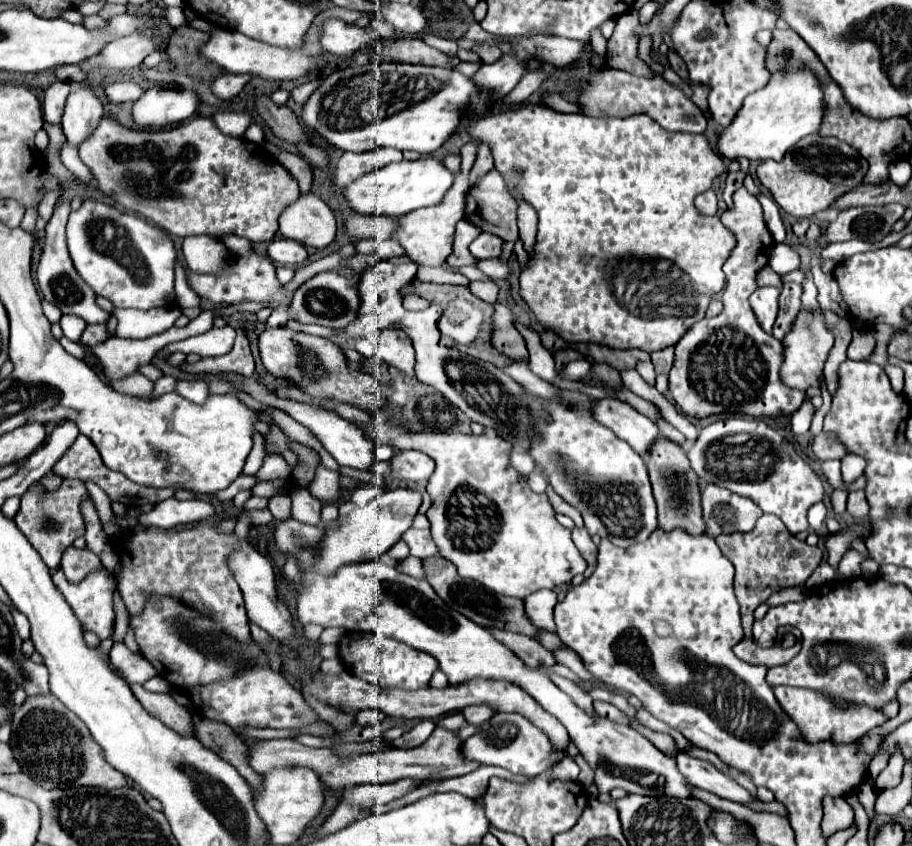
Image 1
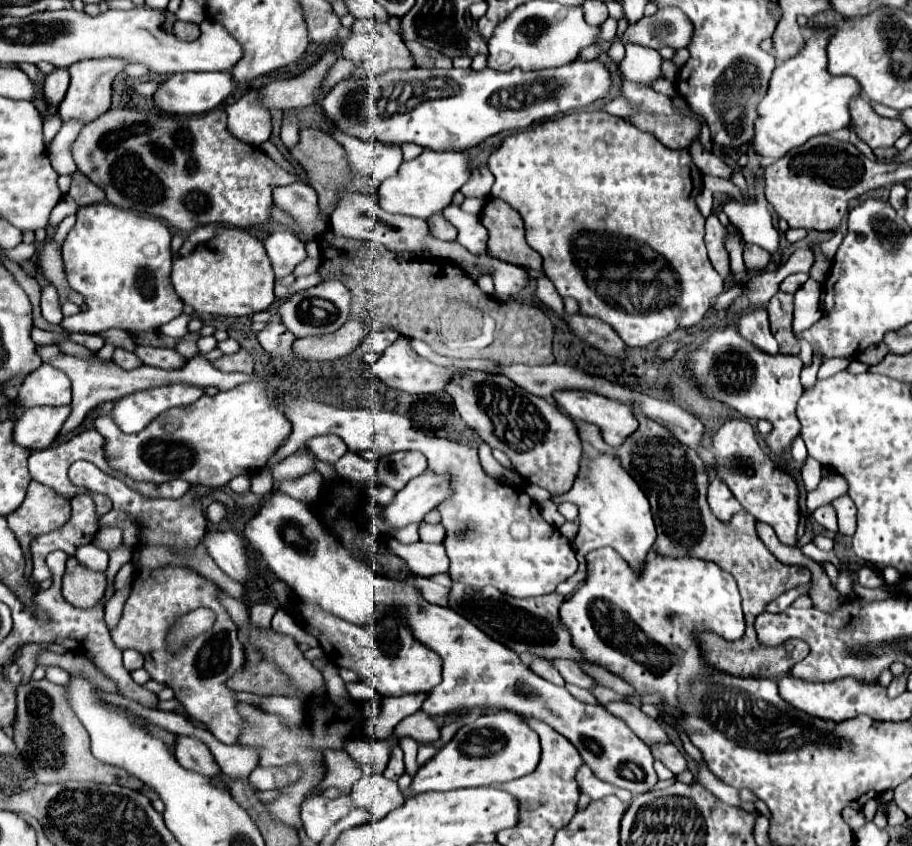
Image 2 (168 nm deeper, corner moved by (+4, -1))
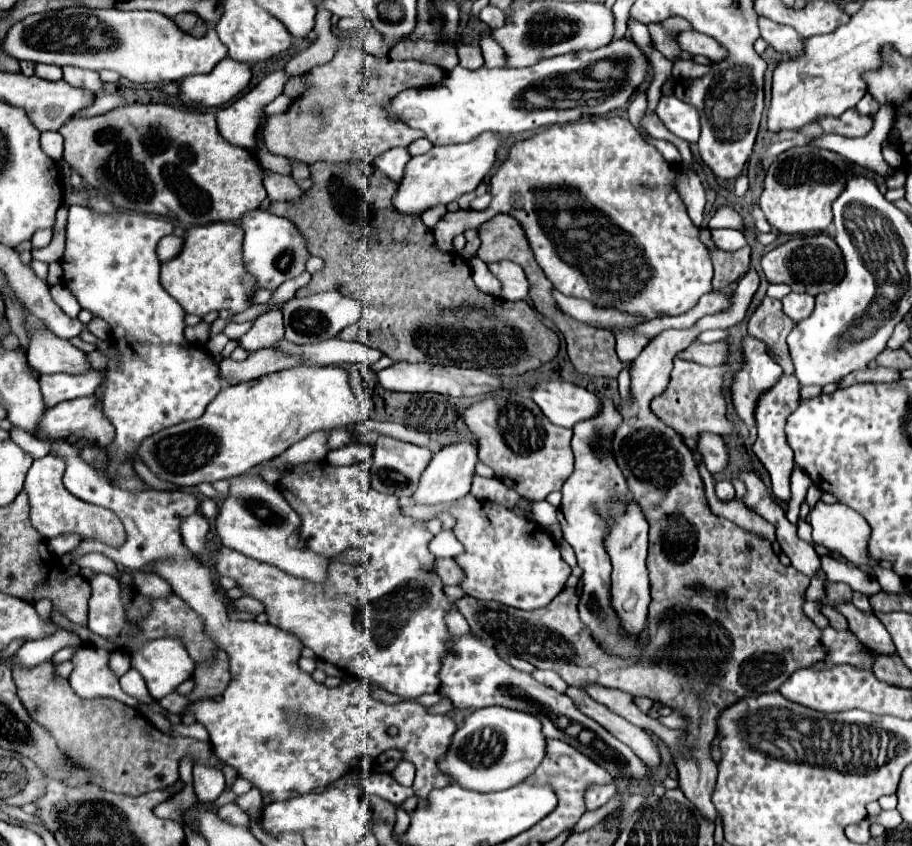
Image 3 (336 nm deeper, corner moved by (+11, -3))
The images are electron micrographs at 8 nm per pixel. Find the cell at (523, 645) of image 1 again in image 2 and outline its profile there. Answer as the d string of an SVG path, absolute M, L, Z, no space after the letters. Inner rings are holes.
M555 659L555 661L551 661L551 665L563 675L563 679L567 681L567 683L573 683L573 685L579 685L579 687L591 687L591 685L595 685L595 681L589 677L589 675L585 675L581 669L579 669L579 665L577 663L573 663L573 661L567 661L567 659Z

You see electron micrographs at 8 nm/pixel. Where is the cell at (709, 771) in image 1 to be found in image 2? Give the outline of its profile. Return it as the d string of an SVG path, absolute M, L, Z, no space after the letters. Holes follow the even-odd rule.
M673 743L653 745L653 755L657 759L661 759L665 763L665 767L669 767L673 771L673 775L681 775L683 771L687 771L687 759L683 757L683 753L679 753L679 749Z

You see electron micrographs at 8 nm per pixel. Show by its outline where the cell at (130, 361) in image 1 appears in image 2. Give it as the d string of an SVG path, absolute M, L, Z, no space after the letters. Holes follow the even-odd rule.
M33 327L31 330L31 339L36 345L57 345L63 340L63 336L53 331L41 330Z

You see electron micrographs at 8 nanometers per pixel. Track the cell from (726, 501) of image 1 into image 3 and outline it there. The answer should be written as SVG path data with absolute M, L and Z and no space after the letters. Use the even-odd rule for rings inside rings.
M718 481L716 485L716 495L724 501L730 501L736 497L736 491L734 491L734 485L730 481Z

